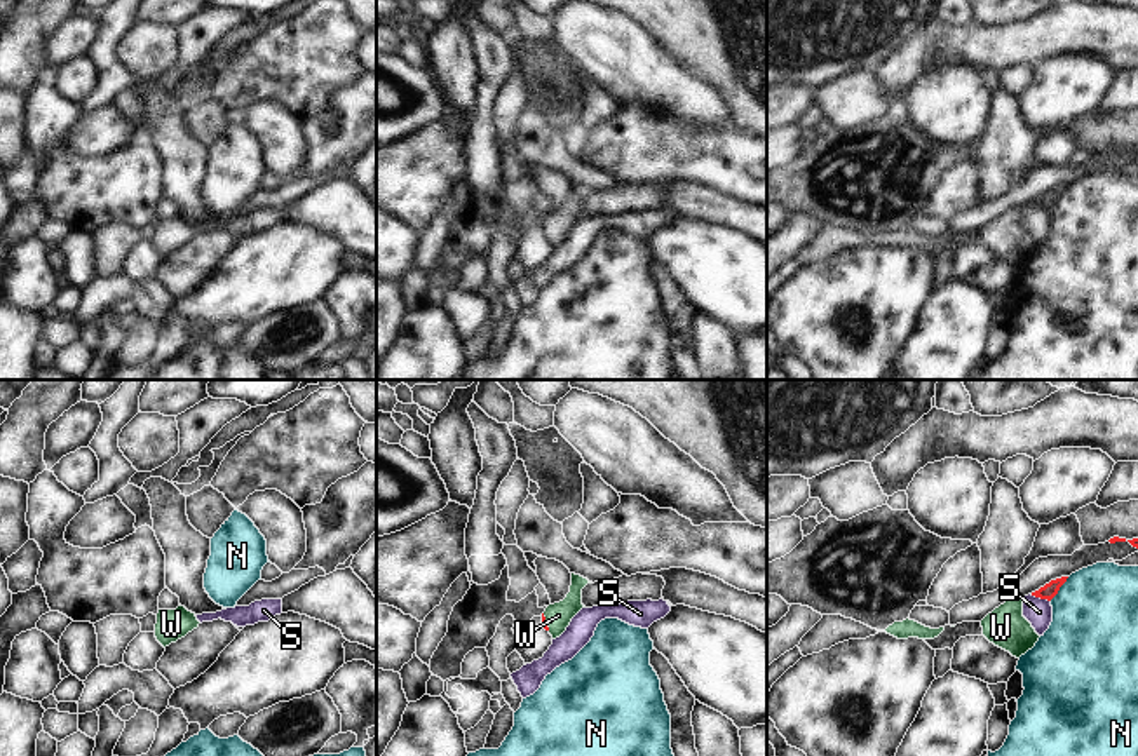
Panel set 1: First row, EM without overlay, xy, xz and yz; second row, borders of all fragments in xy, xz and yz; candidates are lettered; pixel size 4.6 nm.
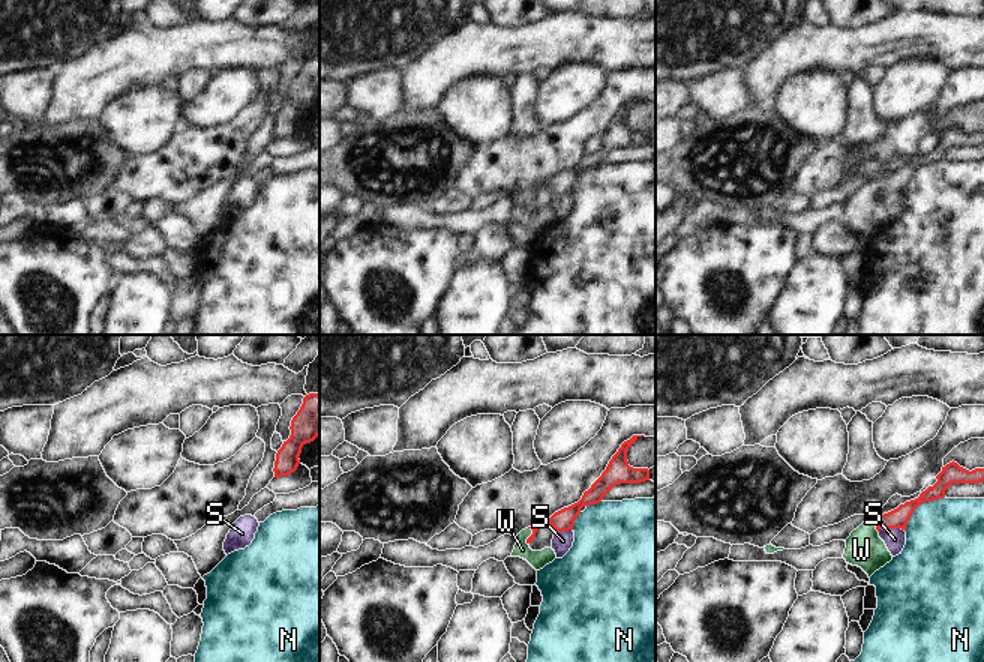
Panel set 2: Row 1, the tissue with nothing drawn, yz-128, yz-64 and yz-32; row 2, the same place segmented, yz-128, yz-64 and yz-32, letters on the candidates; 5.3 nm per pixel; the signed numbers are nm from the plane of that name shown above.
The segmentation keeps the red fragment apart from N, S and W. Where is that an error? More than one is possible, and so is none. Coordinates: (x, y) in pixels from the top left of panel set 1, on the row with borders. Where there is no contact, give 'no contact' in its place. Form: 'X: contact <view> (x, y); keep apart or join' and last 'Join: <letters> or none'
N: contact yz (1058, 589); keep apart
S: contact yz (1041, 598); keep apart
W: contact xz (544, 622); join
Join: W

